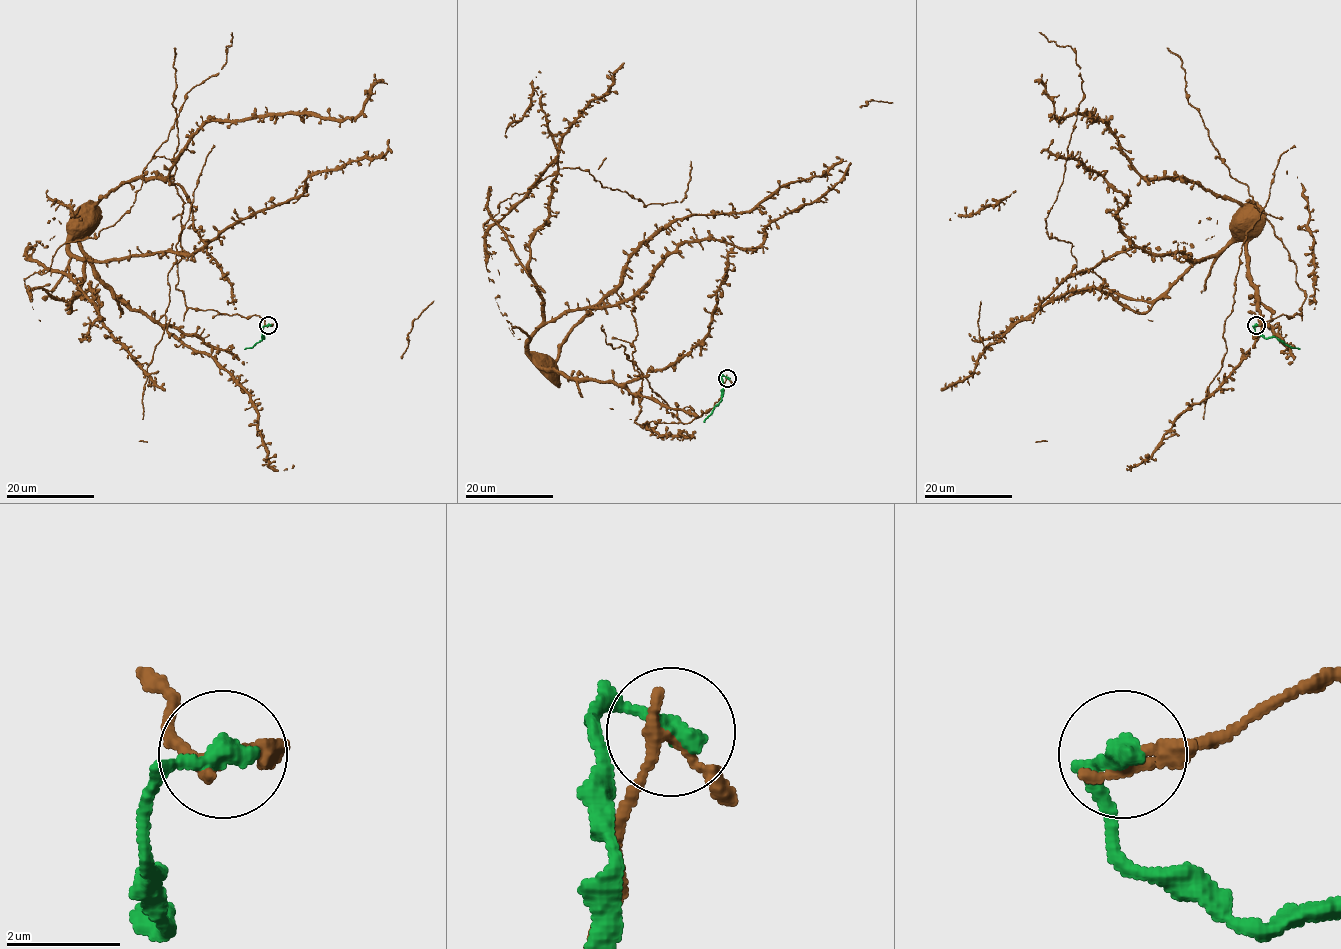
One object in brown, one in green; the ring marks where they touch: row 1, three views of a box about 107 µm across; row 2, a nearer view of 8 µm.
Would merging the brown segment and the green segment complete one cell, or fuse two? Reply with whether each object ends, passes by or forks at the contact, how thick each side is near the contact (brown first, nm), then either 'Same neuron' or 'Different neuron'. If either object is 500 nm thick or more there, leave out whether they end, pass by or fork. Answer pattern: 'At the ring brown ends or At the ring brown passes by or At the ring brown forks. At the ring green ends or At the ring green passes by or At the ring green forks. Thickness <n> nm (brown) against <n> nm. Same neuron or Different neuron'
At the ring brown passes by. At the ring green ends. Thickness 220 nm (brown) against 400 nm. Different neuron

